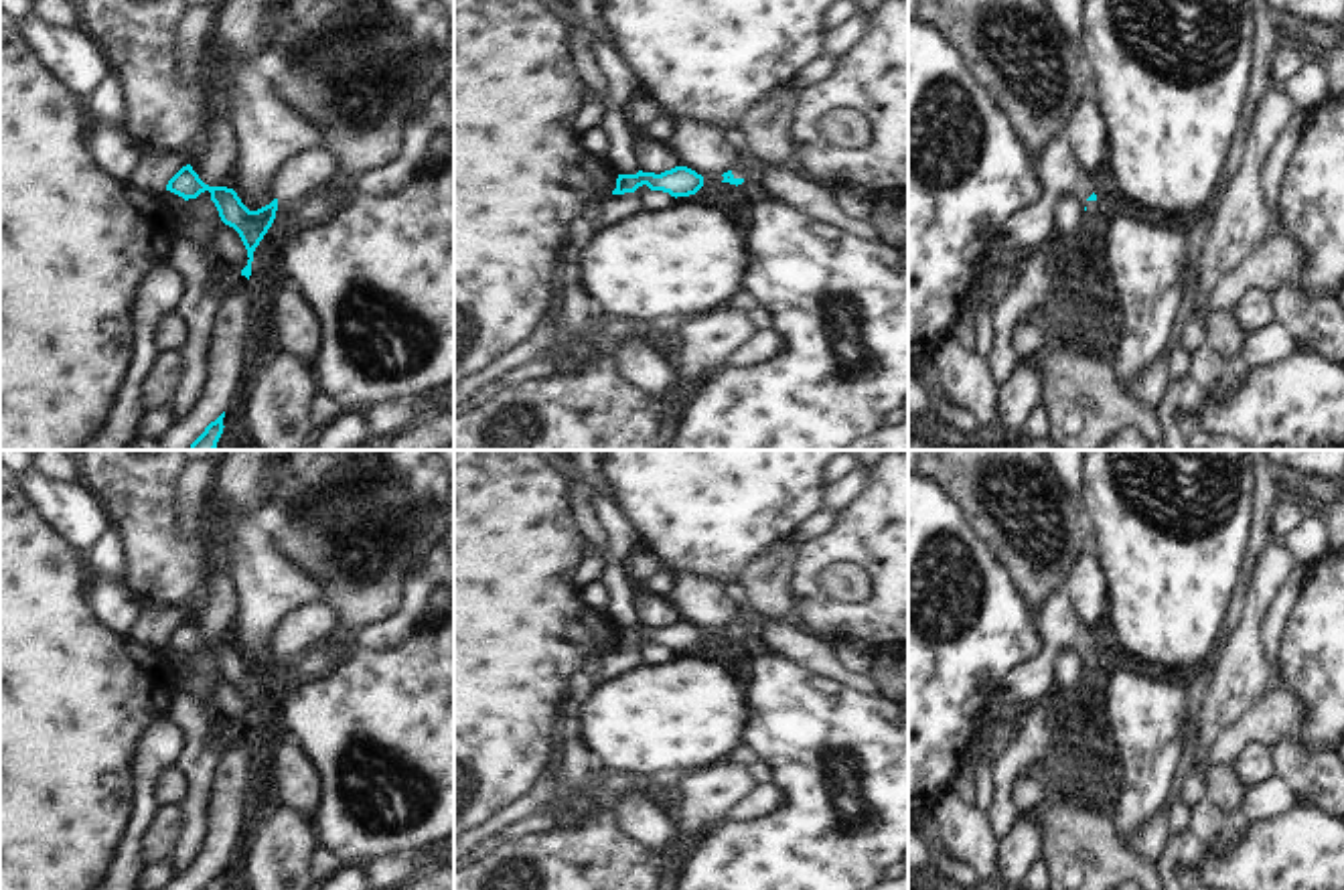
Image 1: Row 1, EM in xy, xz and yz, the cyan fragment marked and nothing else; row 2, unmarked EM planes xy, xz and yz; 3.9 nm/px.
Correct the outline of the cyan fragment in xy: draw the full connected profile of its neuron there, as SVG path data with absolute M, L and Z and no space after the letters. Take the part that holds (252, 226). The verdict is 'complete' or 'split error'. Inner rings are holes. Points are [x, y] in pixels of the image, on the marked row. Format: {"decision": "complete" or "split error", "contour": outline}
{"decision": "split error", "contour": "M298 144L294 146L276 166L272 174L272 197L274 201L257 211L249 211L237 193L227 187L209 187L191 164L182 166L166 184L166 191L182 197L184 201L197 199L201 193L209 191L219 217L225 225L233 227L245 249L247 266L241 276L249 280L253 251L272 227L278 211L278 203L288 203L298 195L306 195L332 178L339 170L339 158L320 148L318 144Z"}

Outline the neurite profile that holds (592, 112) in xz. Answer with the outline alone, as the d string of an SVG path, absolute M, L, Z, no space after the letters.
M588 99L574 118L574 132L584 134L594 126L600 126L606 112L606 101Z

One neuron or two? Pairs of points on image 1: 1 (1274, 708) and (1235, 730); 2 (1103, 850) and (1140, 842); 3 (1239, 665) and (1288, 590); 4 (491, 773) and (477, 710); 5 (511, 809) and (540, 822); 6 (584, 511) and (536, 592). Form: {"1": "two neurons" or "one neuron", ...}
{"1": "one neuron", "2": "two neurons", "3": "two neurons", "4": "one neuron", "5": "two neurons", "6": "two neurons"}

